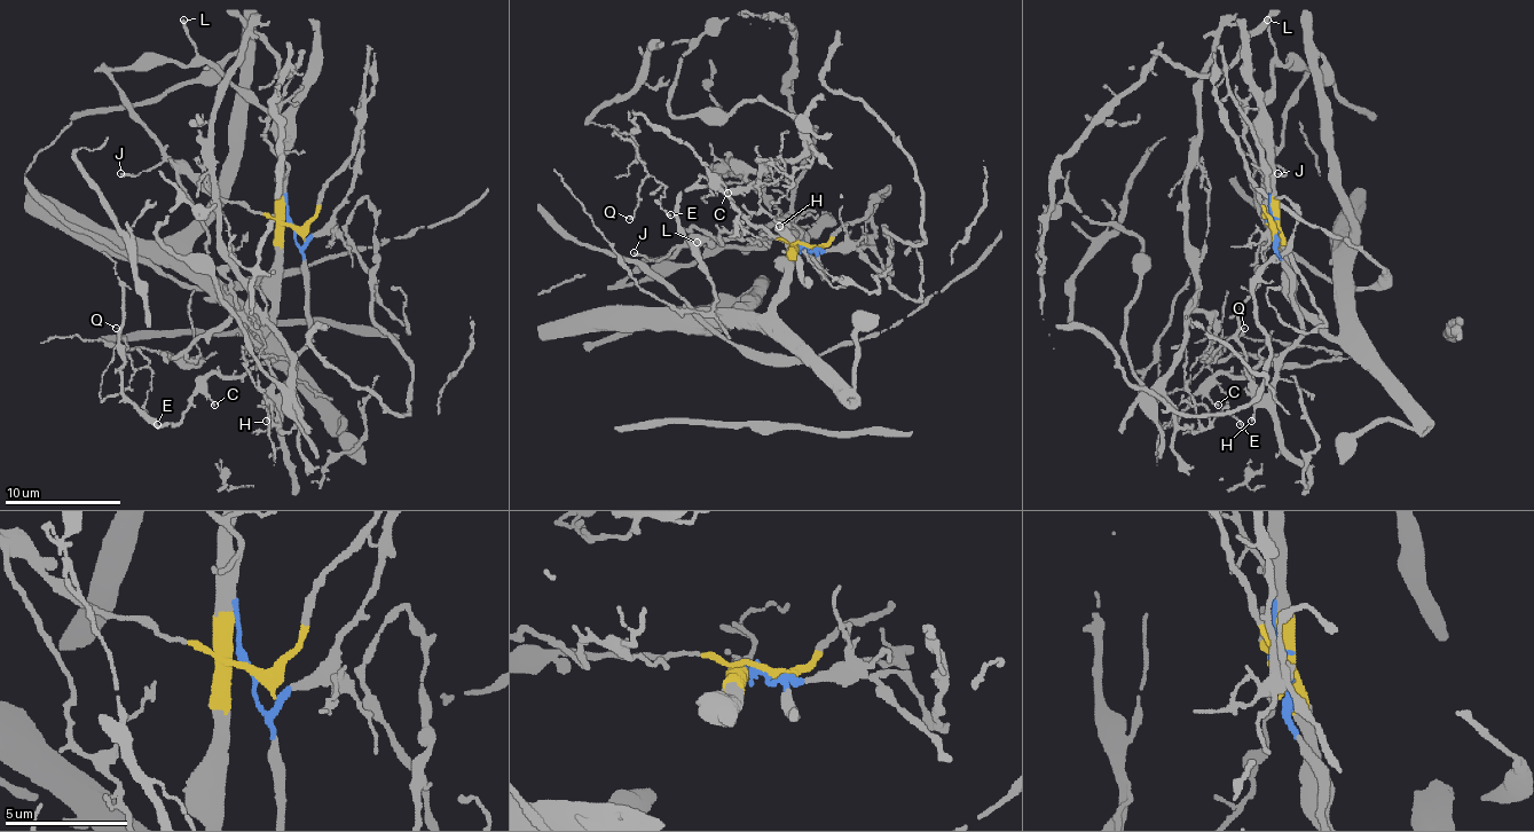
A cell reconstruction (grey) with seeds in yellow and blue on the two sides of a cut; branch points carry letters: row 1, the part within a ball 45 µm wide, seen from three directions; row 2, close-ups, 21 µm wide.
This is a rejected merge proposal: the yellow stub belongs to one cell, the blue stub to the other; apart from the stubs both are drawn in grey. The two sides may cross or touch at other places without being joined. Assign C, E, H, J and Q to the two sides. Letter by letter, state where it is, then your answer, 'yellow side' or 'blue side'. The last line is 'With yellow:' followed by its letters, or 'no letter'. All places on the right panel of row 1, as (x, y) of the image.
C: (1218, 405) | blue side
E: (1240, 424) | blue side
H: (1251, 421) | blue side
J: (1277, 173) | yellow side
Q: (1244, 328) | blue side
With yellow: J

